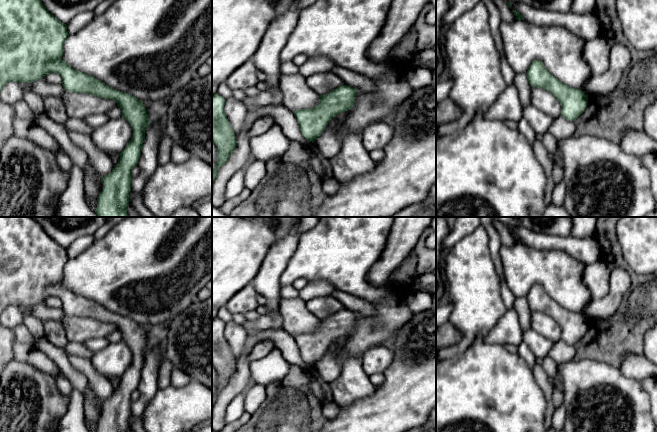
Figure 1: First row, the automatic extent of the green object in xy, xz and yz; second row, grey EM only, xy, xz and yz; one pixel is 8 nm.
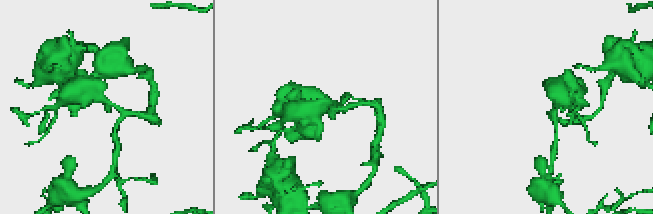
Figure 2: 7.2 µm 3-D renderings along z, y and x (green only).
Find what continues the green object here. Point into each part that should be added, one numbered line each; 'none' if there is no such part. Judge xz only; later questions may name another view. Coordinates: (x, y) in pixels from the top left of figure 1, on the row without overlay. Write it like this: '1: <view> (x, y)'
none

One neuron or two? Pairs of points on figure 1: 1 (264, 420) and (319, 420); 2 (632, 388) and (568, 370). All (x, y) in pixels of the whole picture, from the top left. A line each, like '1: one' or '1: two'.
1: one
2: one

